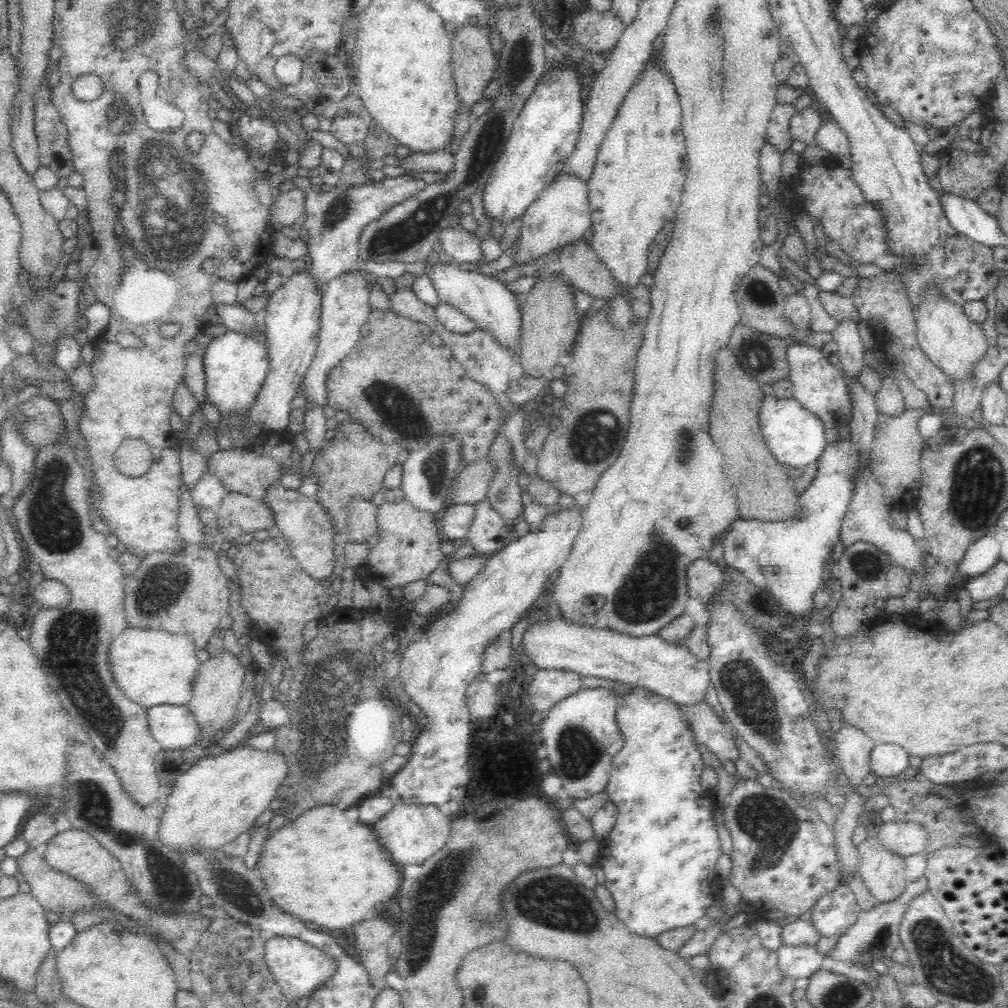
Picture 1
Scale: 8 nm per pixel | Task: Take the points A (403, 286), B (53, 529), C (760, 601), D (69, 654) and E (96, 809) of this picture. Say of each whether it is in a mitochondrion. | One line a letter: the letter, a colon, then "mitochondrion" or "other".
A: other
B: mitochondrion
C: mitochondrion
D: mitochondrion
E: mitochondrion

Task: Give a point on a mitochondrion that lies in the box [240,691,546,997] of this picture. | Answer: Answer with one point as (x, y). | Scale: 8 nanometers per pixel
(436, 892)

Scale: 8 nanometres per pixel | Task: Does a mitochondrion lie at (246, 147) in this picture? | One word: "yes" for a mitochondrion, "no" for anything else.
no

